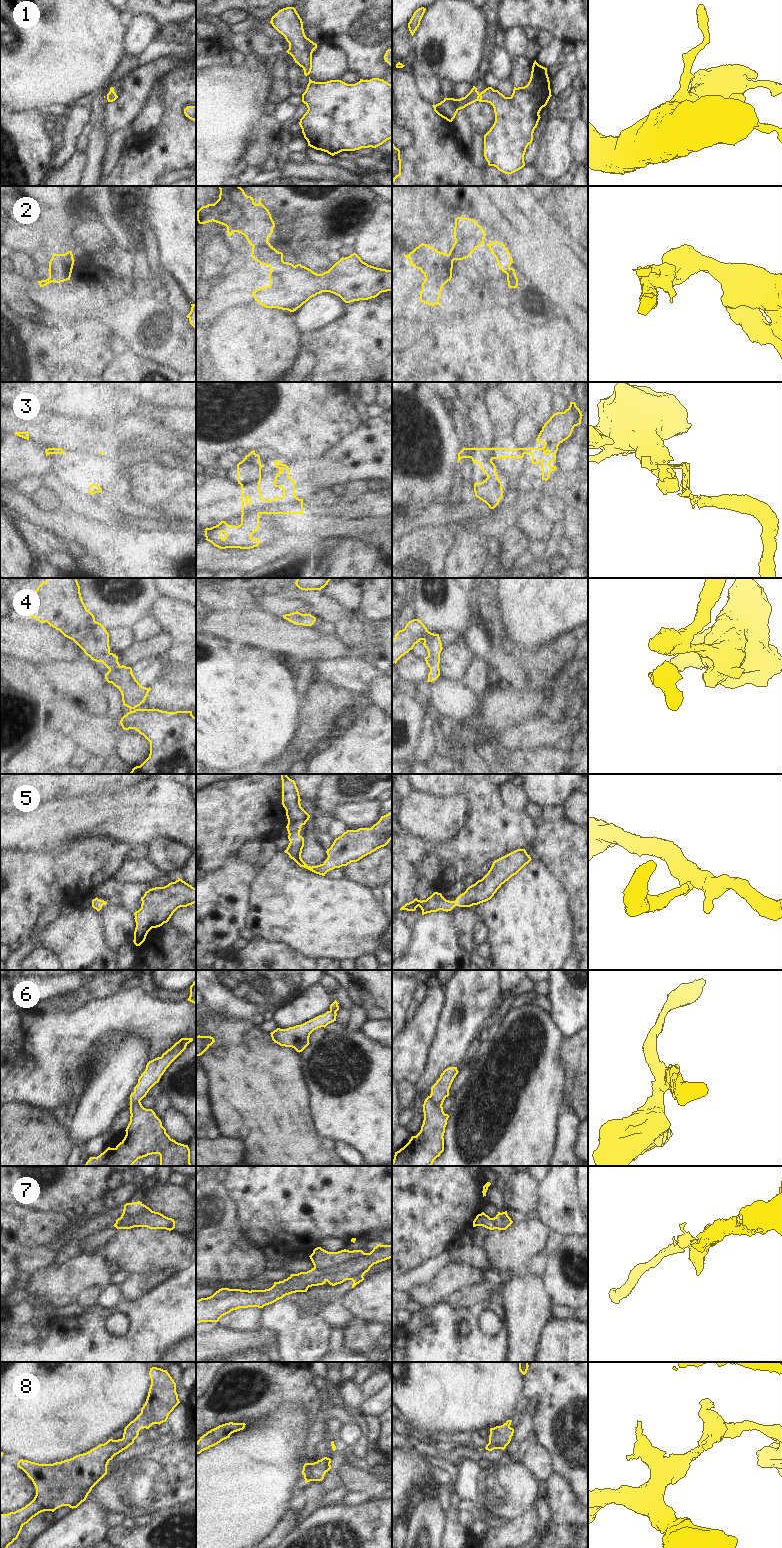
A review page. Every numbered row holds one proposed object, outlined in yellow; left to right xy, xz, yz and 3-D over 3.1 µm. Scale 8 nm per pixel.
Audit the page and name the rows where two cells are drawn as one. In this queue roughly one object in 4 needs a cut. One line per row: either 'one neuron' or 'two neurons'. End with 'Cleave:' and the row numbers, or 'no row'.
1: one neuron
2: two neurons
3: two neurons
4: one neuron
5: one neuron
6: two neurons
7: one neuron
8: one neuron
Cleave: 2, 3, 6

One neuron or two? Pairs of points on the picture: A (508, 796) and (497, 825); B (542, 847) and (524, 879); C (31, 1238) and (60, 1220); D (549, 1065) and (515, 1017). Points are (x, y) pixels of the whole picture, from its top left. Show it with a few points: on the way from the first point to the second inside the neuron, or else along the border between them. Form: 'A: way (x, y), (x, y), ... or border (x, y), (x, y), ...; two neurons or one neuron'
A: border (499, 788), (501, 799), (512, 809), (522, 811); two neurons
B: border (539, 860), (555, 877); two neurons
C: way (38, 1231), (53, 1225); one neuron
D: way (537, 1053), (527, 1043), (527, 1034), (523, 1029); one neuron

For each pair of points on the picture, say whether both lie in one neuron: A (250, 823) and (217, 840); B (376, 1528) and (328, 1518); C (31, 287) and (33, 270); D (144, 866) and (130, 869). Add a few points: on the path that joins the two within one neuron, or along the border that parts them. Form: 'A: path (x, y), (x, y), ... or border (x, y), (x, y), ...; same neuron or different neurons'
A: path (242, 823), (234, 823), (225, 832); same neuron
B: path (364, 1528), (343, 1527), (340, 1524); same neuron
C: border (13, 269), (16, 273), (36, 281); different neurons
D: path (141, 869), (133, 869); same neuron

